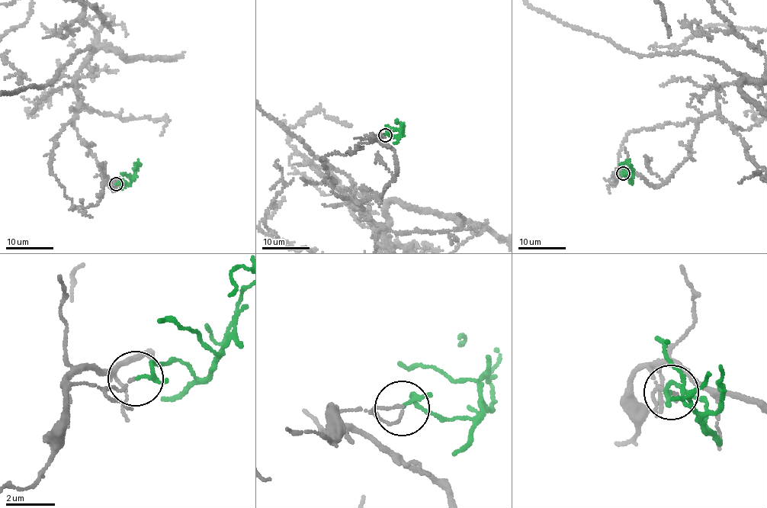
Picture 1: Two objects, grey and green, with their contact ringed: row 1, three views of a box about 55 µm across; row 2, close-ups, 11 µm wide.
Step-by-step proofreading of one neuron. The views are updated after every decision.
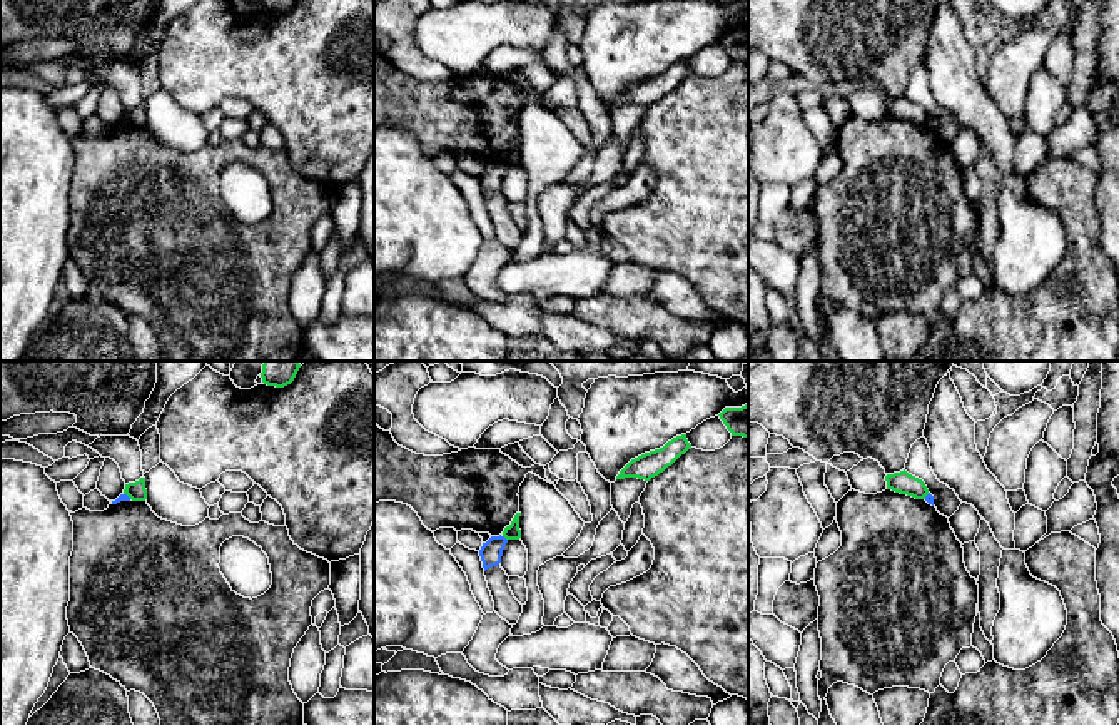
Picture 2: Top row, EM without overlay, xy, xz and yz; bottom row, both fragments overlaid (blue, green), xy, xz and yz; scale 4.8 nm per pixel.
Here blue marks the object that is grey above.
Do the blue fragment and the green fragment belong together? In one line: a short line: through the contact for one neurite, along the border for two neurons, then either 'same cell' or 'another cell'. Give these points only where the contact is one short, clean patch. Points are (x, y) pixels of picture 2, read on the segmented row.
line xz (503, 535), (506, 540); another cell

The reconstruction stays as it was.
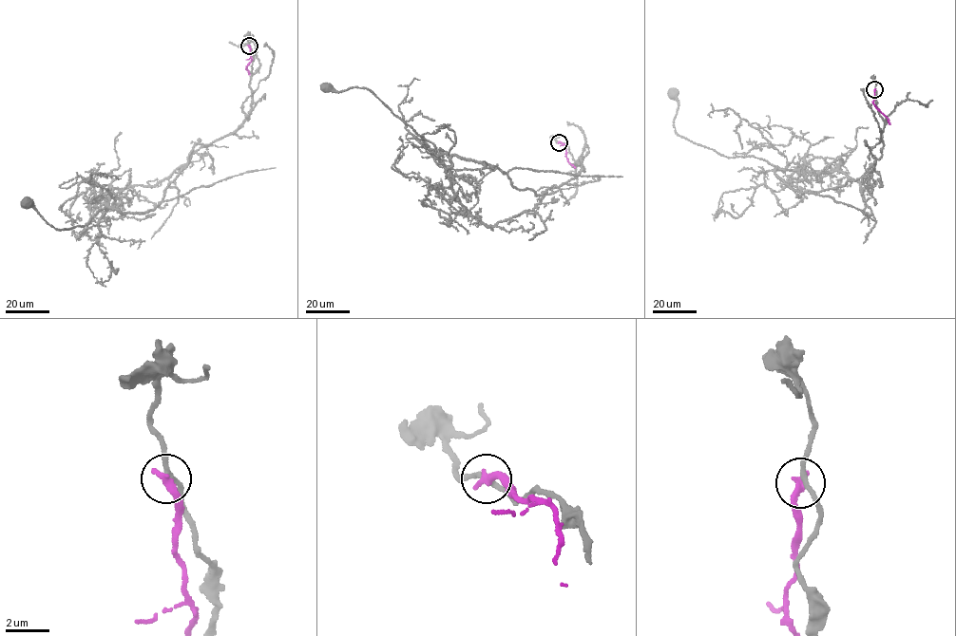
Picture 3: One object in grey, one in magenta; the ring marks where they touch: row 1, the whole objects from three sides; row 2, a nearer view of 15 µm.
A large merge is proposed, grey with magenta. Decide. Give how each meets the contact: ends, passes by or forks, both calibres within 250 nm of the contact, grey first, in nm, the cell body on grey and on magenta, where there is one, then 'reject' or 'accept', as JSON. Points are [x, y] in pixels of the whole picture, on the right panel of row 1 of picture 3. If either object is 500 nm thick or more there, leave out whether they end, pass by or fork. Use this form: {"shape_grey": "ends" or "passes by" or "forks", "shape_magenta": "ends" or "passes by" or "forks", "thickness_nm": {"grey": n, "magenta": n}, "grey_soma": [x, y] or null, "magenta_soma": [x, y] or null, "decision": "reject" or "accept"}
{"shape_grey": "passes by", "shape_magenta": "ends", "thickness_nm": {"grey": 200, "magenta": 380}, "grey_soma": [673, 93], "magenta_soma": null, "decision": "reject"}

